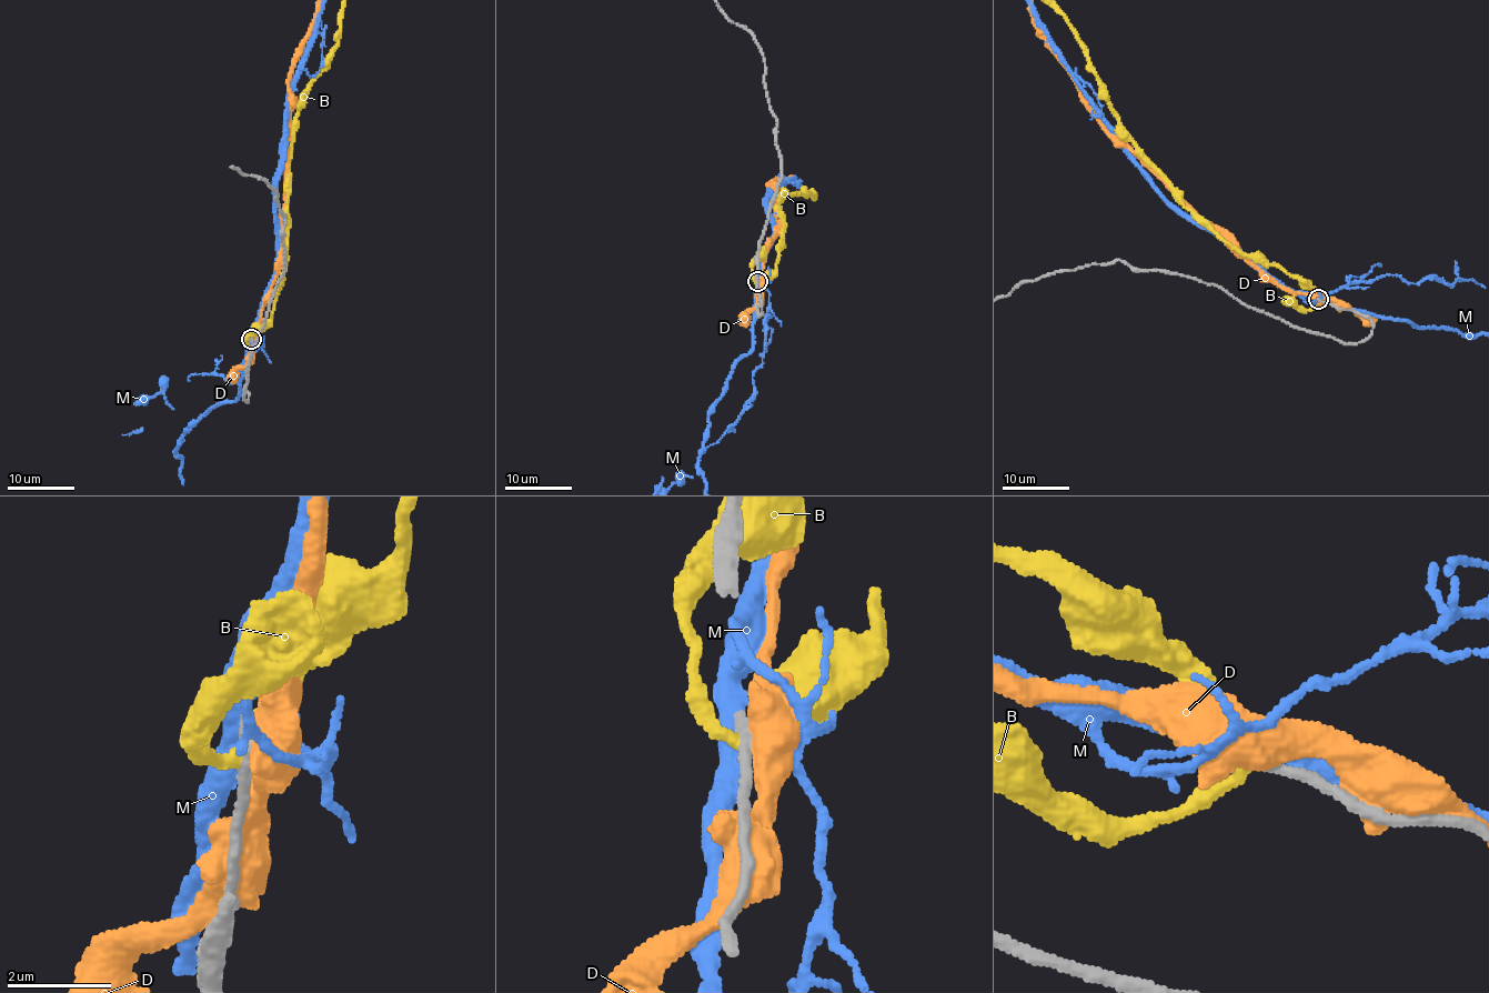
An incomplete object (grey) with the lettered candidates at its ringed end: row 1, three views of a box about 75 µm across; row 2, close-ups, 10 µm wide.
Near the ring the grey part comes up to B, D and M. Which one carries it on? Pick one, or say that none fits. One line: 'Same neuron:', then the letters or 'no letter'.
Same neuron: M

